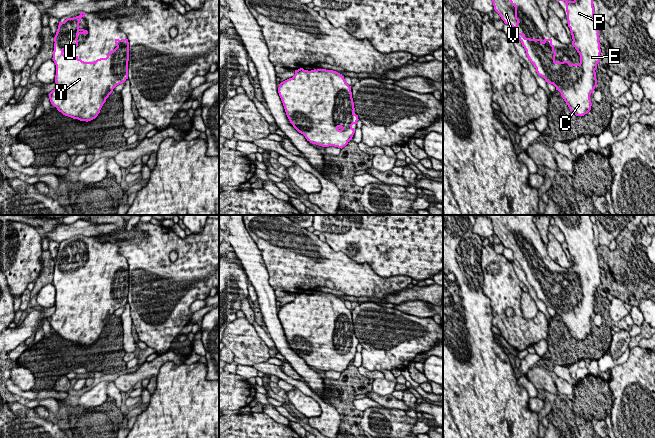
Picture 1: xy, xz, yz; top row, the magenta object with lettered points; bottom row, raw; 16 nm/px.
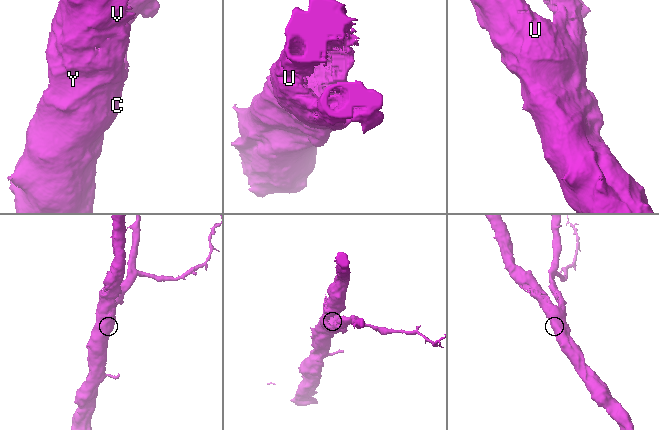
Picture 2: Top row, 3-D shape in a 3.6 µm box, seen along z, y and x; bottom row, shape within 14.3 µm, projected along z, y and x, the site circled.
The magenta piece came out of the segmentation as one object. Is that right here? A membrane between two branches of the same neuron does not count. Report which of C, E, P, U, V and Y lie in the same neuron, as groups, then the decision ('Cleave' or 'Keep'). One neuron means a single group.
Groups: C E P U V Y. Keep

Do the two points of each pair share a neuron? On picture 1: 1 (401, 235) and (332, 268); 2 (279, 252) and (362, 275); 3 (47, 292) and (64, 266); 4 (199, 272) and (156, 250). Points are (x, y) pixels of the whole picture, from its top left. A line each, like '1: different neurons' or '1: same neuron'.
1: different neurons
2: same neuron
3: different neurons
4: same neuron

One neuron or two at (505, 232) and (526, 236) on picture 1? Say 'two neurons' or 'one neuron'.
one neuron

